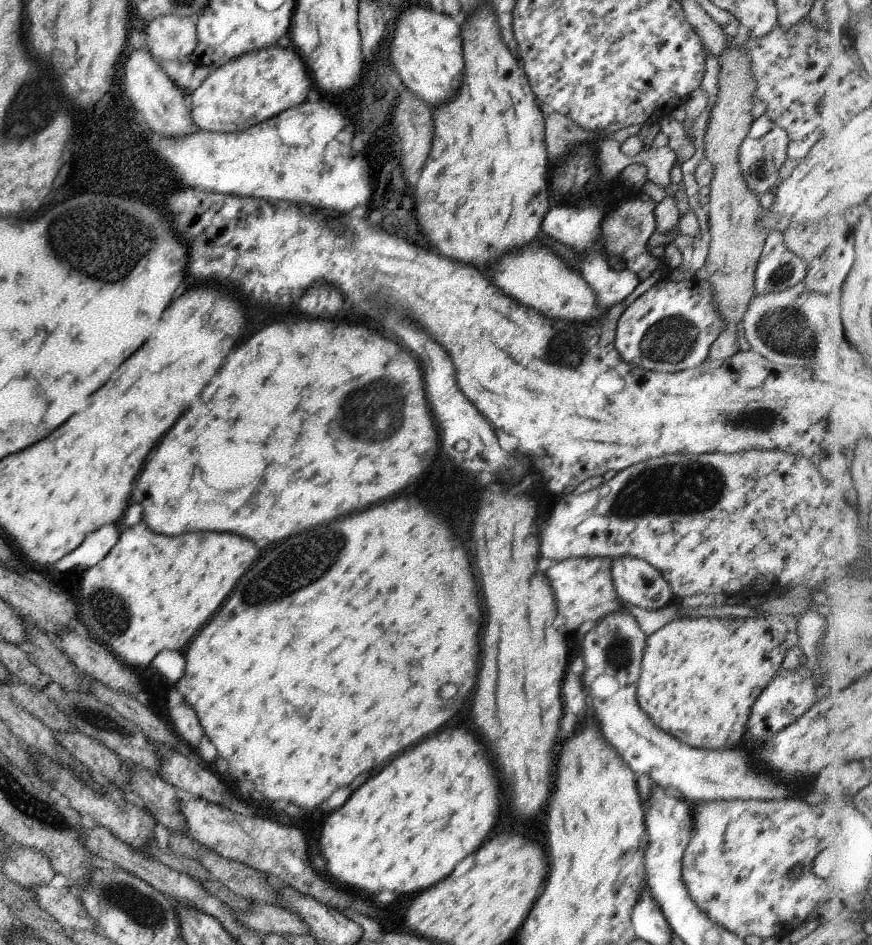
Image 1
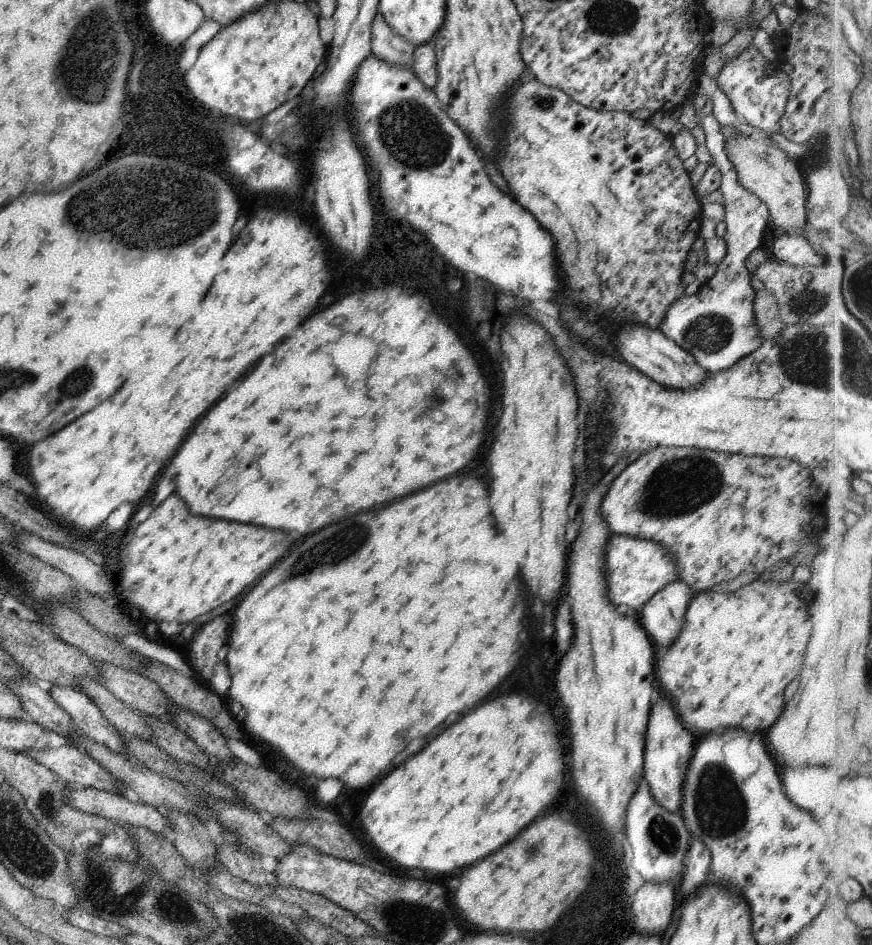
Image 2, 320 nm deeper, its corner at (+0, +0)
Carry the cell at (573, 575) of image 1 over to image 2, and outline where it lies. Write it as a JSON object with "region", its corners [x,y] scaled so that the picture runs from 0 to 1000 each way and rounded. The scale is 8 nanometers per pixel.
{"region":[[[703,566],[697,569],[698,576],[693,580],[695,595],[695,615],[698,616],[701,637],[708,641],[734,643],[755,624],[772,615],[779,614],[778,601],[771,588],[749,570],[734,570],[717,566]]]}

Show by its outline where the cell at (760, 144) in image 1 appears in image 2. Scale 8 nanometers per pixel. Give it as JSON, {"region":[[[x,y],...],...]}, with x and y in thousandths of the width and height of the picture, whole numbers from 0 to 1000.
{"region":[[[859,47],[845,59],[829,67],[821,81],[821,91],[835,104],[845,124],[876,140],[874,144],[886,150],[877,142],[892,139],[892,129],[898,121],[906,92],[901,76],[898,76],[893,66],[877,63],[866,49]]]}

